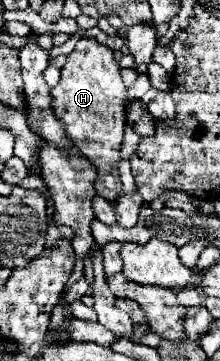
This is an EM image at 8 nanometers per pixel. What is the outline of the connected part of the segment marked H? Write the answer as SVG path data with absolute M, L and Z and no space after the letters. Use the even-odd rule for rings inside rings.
M94 38L78 40L66 66L62 68L60 82L50 92L54 112L58 112L58 120L64 122L66 136L70 136L72 142L98 168L100 180L104 174L118 174L120 144L124 138L126 120L124 94L126 86L120 78L120 66L114 60L114 52L108 46L98 44Z

